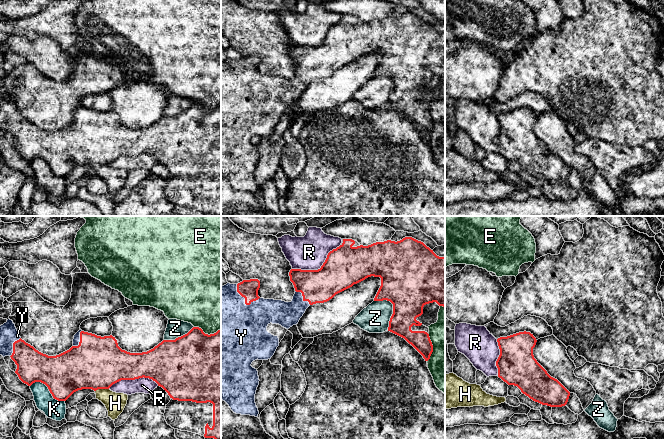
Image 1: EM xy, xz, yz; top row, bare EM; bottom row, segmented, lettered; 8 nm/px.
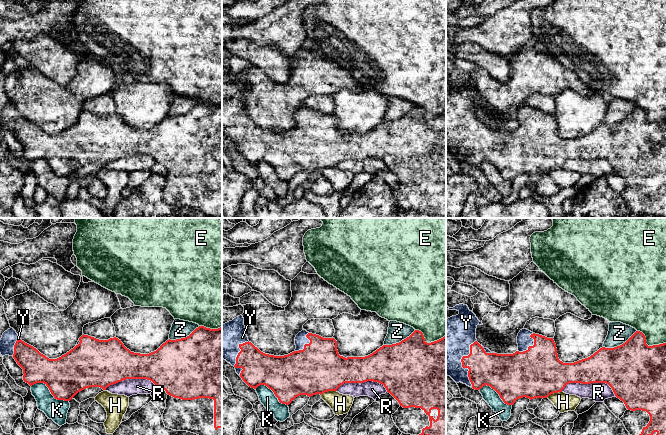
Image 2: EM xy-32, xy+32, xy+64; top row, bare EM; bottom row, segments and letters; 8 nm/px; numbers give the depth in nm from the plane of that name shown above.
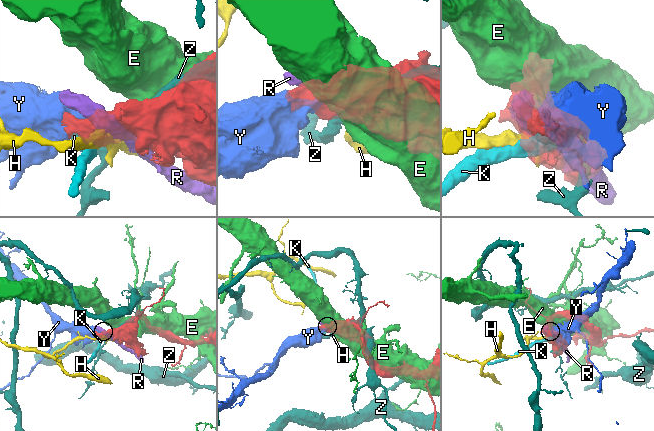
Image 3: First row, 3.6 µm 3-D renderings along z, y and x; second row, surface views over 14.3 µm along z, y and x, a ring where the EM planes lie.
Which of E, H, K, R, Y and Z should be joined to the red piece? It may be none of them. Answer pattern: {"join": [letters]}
{"join": ["Y"]}

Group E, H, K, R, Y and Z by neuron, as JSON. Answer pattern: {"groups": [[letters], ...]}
{"groups": [["E"], ["H"], ["K"], ["R"], ["Y"], ["Z"]]}

